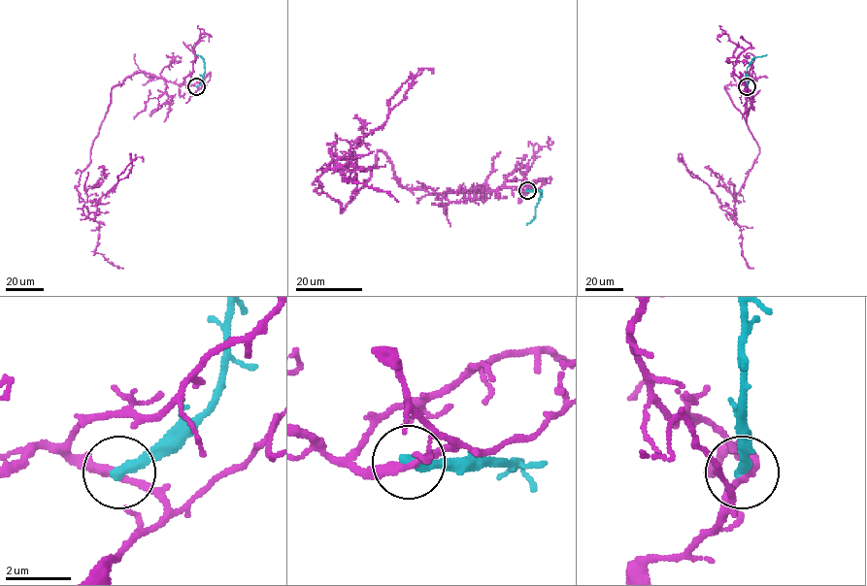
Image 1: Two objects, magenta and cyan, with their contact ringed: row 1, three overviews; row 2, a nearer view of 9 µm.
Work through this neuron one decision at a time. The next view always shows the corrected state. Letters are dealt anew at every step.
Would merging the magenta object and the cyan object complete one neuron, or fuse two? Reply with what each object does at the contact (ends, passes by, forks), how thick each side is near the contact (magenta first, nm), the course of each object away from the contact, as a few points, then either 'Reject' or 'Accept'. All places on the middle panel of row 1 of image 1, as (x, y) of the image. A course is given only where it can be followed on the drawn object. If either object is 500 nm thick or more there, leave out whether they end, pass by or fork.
At the ring magenta passes by. At the ring cyan ends. Thickness 240 nm (magenta) against 360 nm. Course of magenta: (527, 190), (405, 187), (382, 151), (341, 212), (321, 189), (432, 73). Course of cyan: (527, 190), (541, 189), (535, 215), (526, 225). Reject

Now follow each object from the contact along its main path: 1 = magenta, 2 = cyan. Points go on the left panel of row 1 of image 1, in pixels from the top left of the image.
1: (196, 86), (141, 71), (112, 88), (77, 187), (83, 212), (98, 213), (117, 177), (143, 162)
2: (196, 86), (203, 81), (205, 67), (201, 56), (196, 55)

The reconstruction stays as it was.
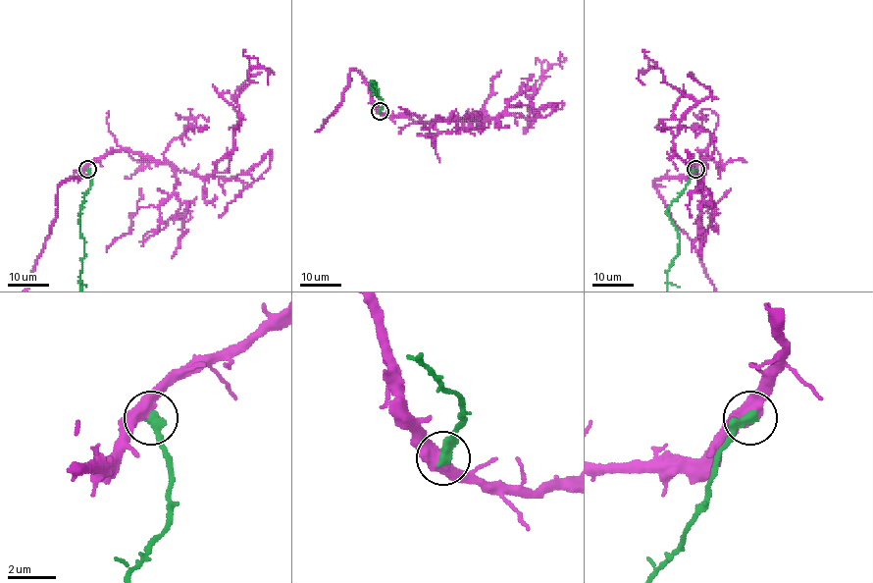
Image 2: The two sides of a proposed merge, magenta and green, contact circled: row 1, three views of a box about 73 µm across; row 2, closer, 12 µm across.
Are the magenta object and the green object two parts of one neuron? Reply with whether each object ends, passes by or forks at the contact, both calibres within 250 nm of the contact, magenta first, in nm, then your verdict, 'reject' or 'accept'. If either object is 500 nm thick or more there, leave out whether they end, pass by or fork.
calibres 550 and 460 nm; reject

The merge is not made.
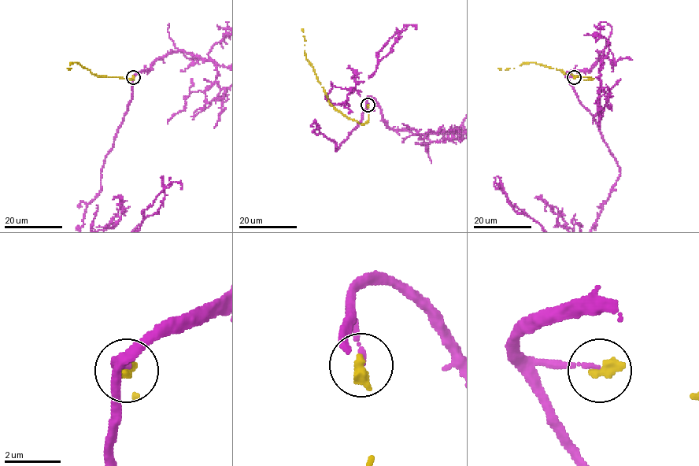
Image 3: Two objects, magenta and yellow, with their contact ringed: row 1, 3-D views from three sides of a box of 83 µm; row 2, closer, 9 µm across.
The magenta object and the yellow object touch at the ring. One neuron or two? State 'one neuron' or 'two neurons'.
one neuron

